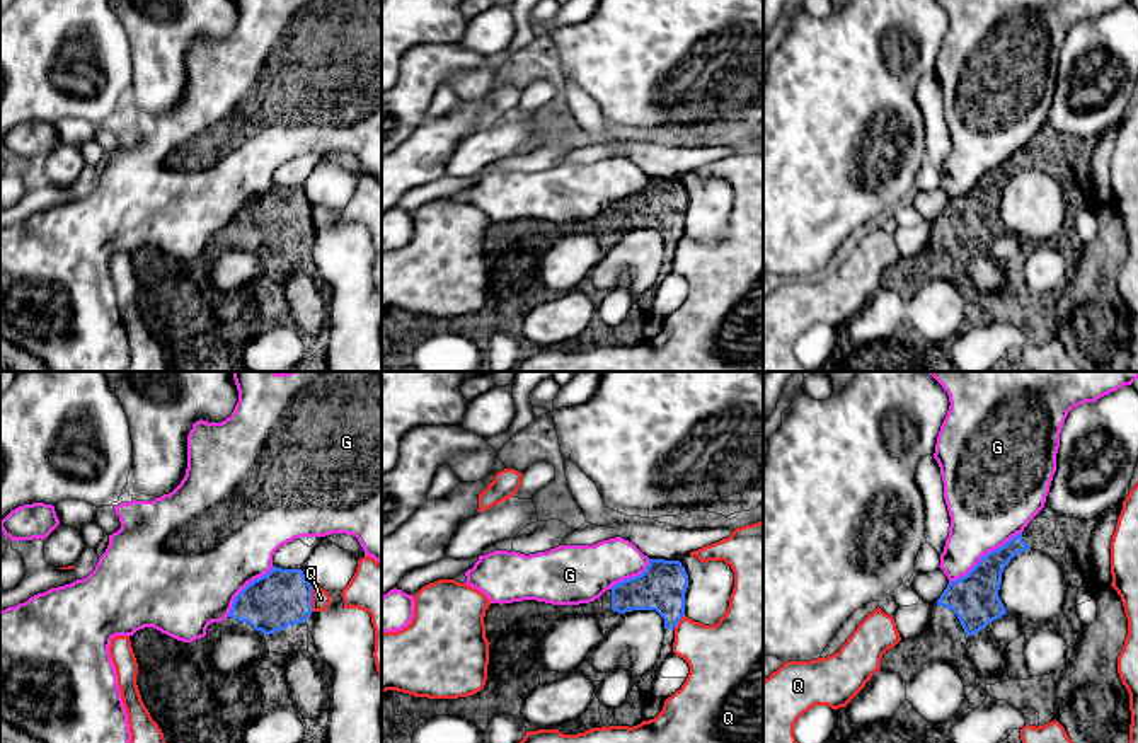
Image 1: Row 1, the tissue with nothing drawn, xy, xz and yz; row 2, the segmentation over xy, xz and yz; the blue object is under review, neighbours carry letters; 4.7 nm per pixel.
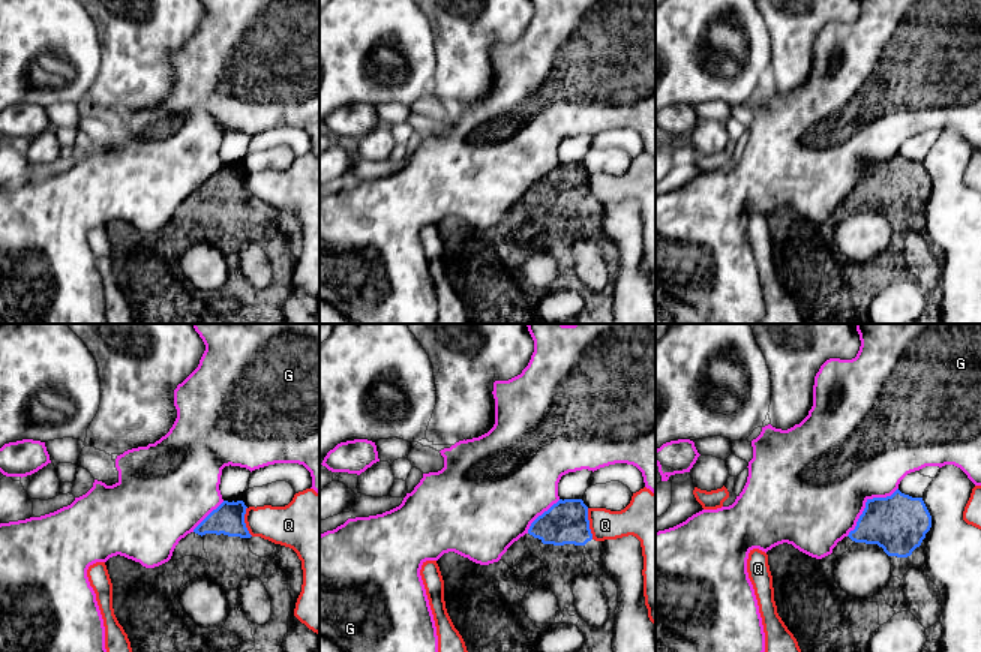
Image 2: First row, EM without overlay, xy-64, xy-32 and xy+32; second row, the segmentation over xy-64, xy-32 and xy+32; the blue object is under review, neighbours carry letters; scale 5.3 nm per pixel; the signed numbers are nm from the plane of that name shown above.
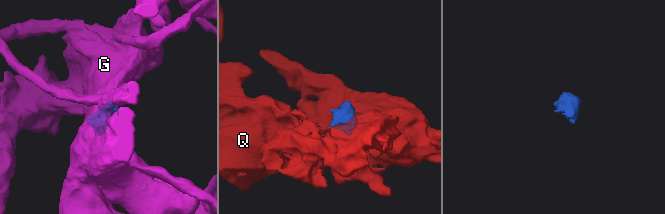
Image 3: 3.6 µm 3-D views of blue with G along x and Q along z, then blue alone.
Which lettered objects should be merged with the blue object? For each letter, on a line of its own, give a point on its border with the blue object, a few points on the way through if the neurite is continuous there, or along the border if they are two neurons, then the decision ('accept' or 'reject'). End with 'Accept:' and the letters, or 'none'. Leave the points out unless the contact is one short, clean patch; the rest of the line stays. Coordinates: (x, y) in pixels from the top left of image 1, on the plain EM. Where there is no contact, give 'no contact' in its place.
G: contact yz (987, 172); reject
Q: contact xy (310, 217); reject
Accept: none

